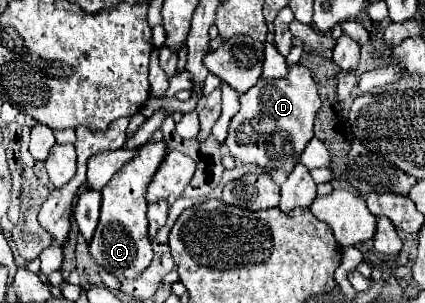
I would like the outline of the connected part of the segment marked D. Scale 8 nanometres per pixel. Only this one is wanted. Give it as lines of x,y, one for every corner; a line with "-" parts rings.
289,64
289,72
283,80
259,80
257,86
253,86
251,90
247,90
245,94
239,96
239,102
241,102
241,108
231,118
229,136
225,140
225,146
229,148
231,156
245,164
249,162
249,164
257,164
257,166
263,166
269,170
281,168
285,172
291,172
293,166
299,162
303,148
313,138
313,122
315,122
315,116
321,106
321,98
319,98
315,82
311,78
311,72
299,64

